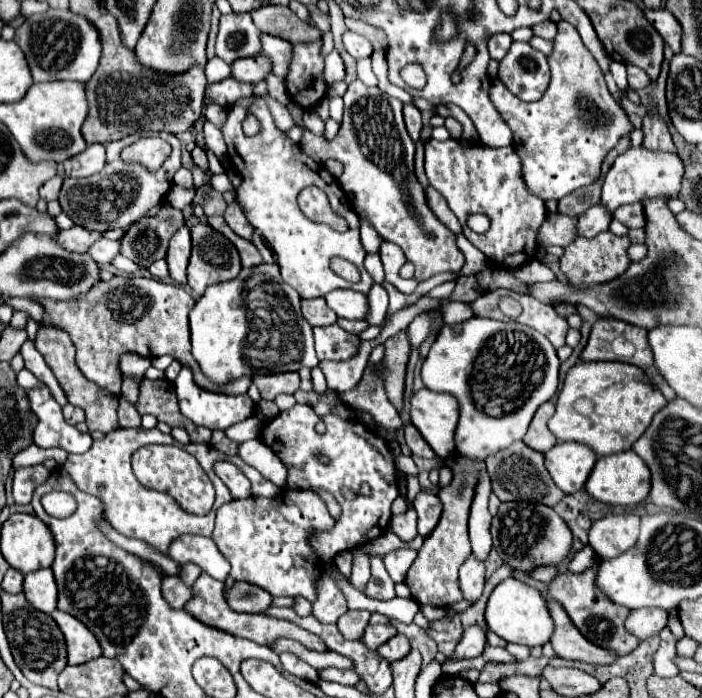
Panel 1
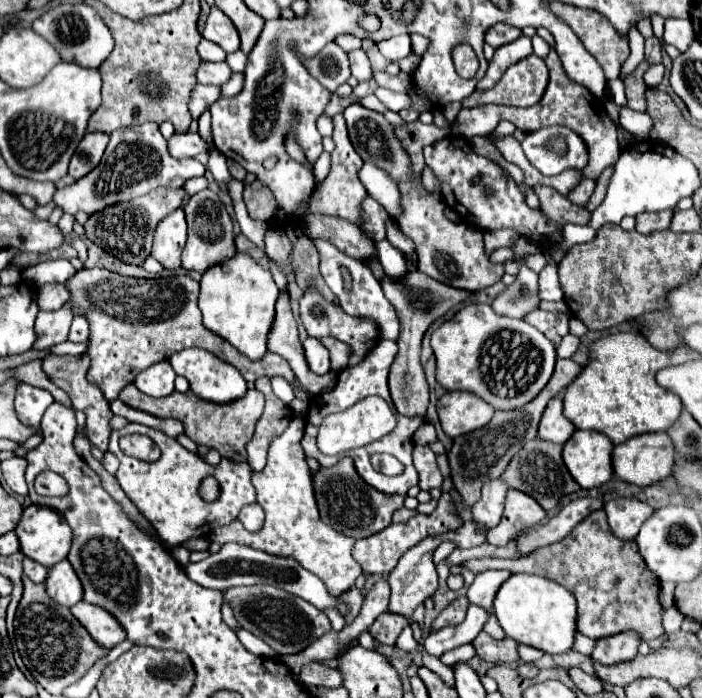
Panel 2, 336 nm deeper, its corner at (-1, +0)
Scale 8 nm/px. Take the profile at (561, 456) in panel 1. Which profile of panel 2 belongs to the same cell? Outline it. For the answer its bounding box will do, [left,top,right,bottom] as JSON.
[563,430,611,488]

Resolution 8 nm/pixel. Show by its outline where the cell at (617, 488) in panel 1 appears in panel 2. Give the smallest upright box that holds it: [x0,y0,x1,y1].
[613,432,675,486]

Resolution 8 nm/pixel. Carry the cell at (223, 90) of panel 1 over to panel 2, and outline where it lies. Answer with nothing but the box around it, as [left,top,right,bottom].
[189,84,221,120]

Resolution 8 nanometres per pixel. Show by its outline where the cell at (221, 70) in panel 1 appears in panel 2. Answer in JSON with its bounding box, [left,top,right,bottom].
[199,40,225,62]

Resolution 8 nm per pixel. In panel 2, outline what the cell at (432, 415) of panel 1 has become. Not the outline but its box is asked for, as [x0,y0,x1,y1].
[437,392,495,438]

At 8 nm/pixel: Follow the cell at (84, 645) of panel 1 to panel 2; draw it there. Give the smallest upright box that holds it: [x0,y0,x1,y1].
[71,602,125,650]

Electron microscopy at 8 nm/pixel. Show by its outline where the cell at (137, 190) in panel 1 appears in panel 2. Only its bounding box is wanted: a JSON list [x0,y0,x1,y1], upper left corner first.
[53,122,203,216]

